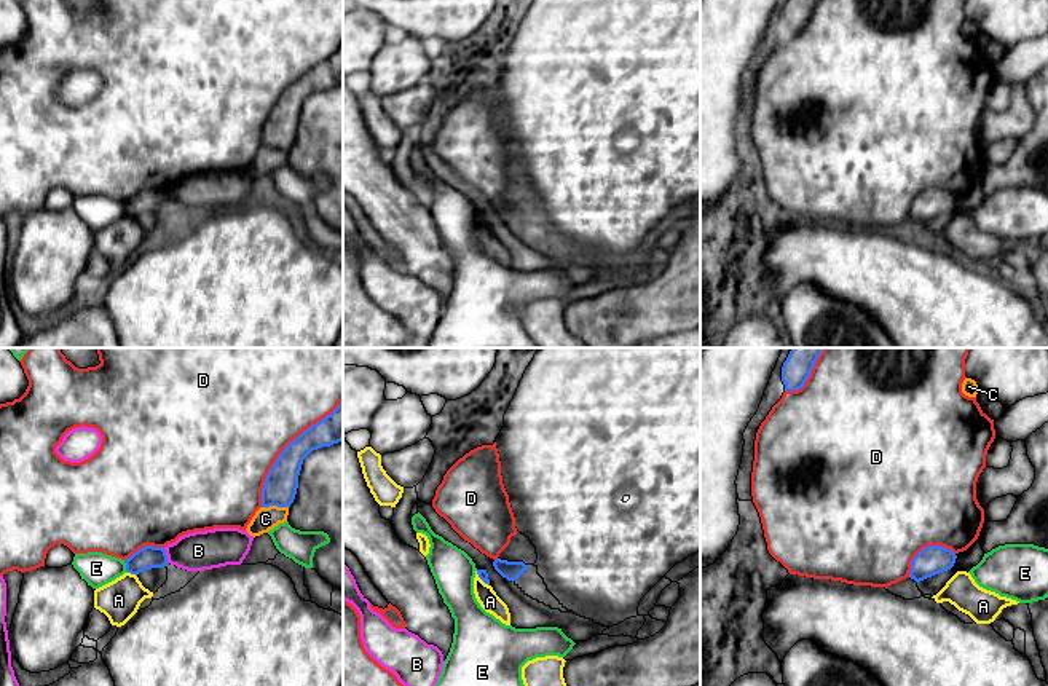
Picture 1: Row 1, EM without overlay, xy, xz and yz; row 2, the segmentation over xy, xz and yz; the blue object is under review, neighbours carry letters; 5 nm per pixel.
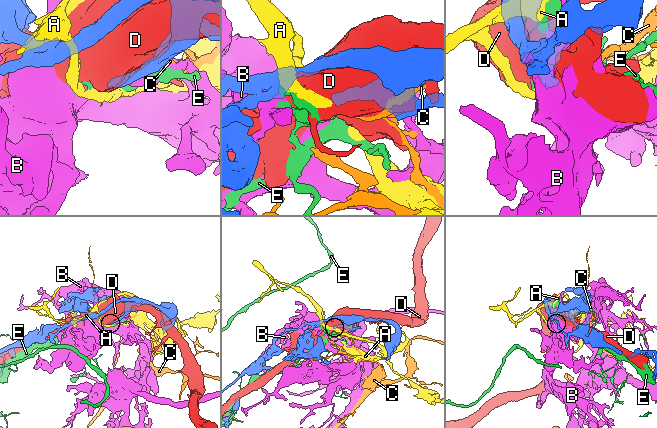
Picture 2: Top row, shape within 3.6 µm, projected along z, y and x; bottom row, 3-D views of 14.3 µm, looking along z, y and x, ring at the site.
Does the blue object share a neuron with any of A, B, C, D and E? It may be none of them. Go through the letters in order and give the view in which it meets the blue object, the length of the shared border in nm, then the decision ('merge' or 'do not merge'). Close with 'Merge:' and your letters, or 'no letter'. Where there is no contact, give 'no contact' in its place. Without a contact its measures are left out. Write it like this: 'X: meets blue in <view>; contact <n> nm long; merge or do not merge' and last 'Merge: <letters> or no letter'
A: meets blue in xy; contact 50 nm long; merge
B: meets blue in xy; contact 90 nm long; do not merge
C: meets blue in xy; contact 140 nm long; do not merge
D: meets blue in xy; contact 700 nm long; do not merge
E: meets blue in xy; contact 70 nm long; do not merge
Merge: A

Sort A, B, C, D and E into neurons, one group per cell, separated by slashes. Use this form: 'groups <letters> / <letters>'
groups A / B / C / D / E

